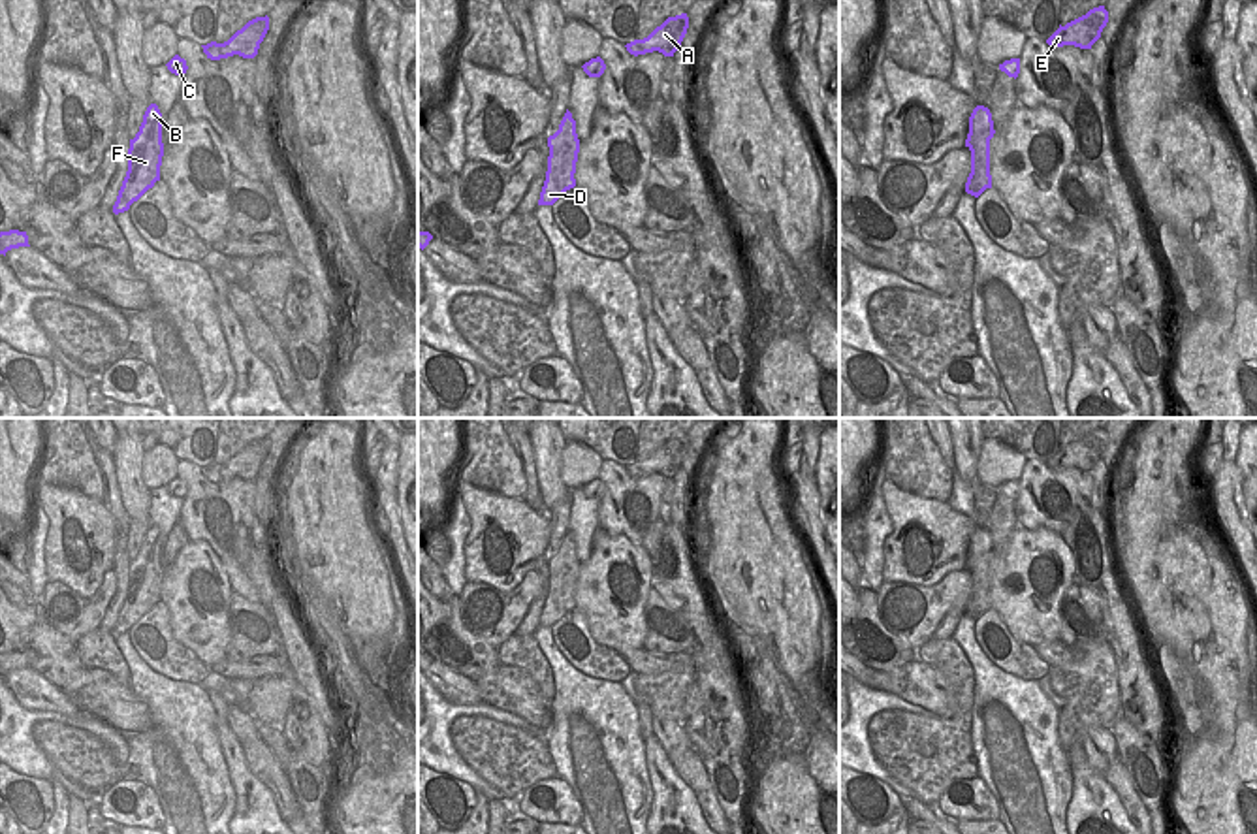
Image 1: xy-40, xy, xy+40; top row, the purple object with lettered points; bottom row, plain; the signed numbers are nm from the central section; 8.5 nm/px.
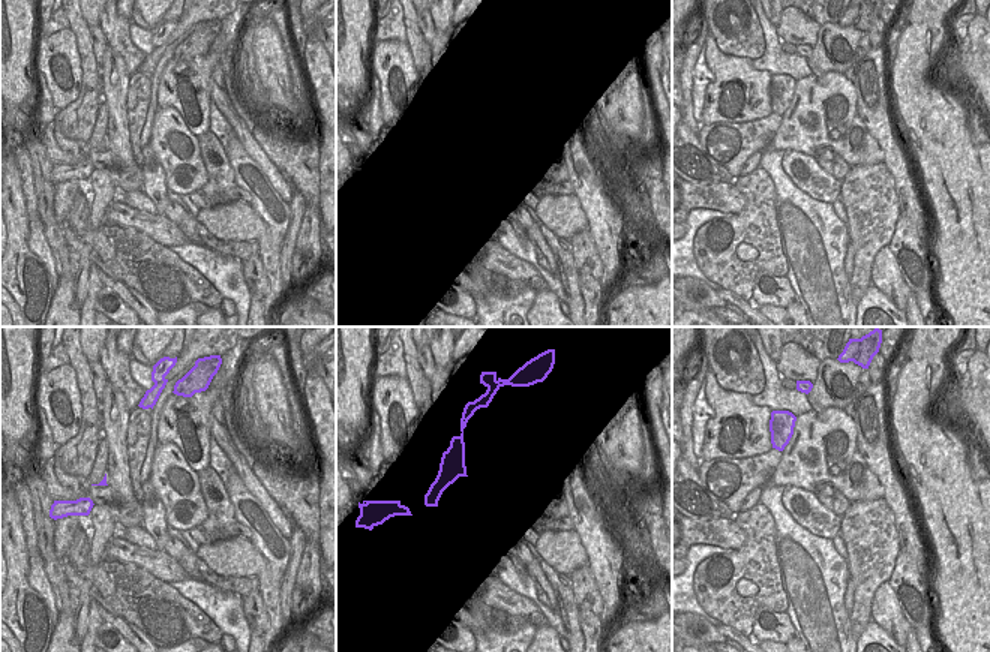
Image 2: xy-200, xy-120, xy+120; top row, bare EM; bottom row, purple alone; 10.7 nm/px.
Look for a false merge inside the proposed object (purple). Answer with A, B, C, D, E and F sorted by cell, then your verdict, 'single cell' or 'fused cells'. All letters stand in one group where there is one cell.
groups A B D E F / C; fused cells

